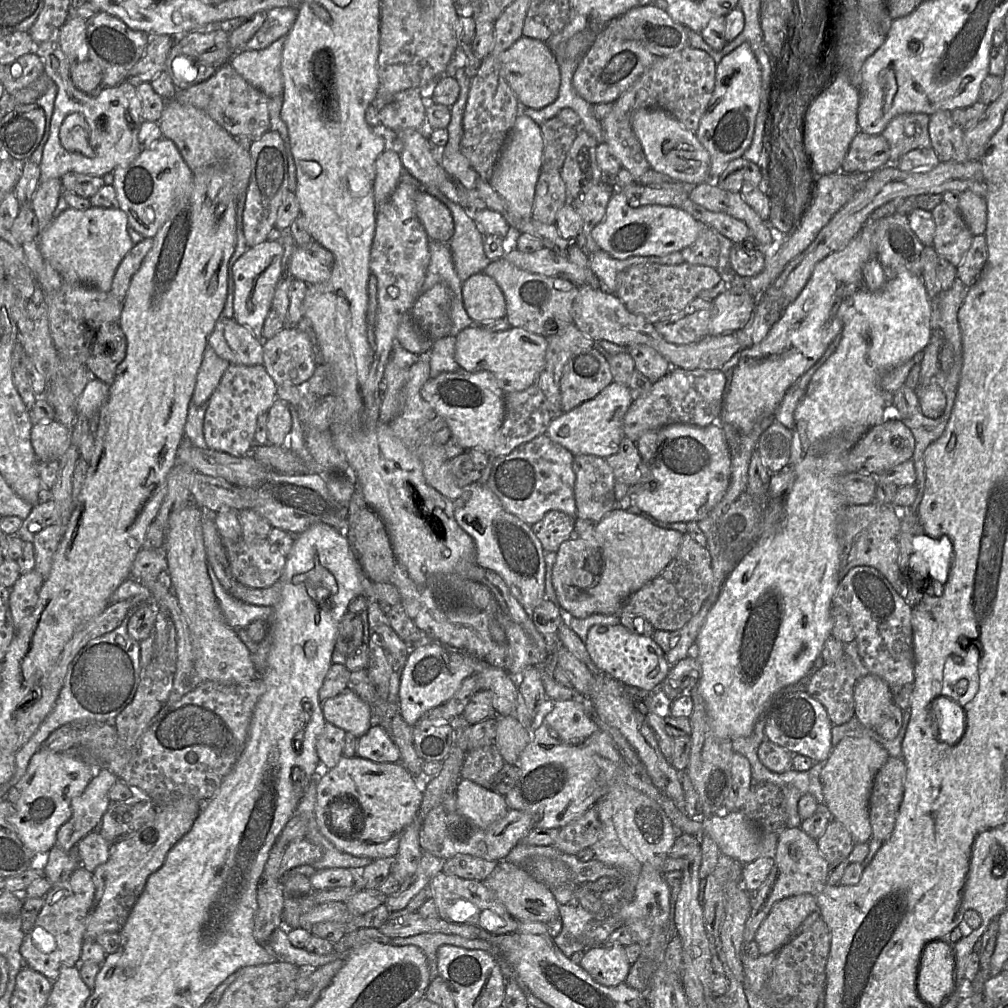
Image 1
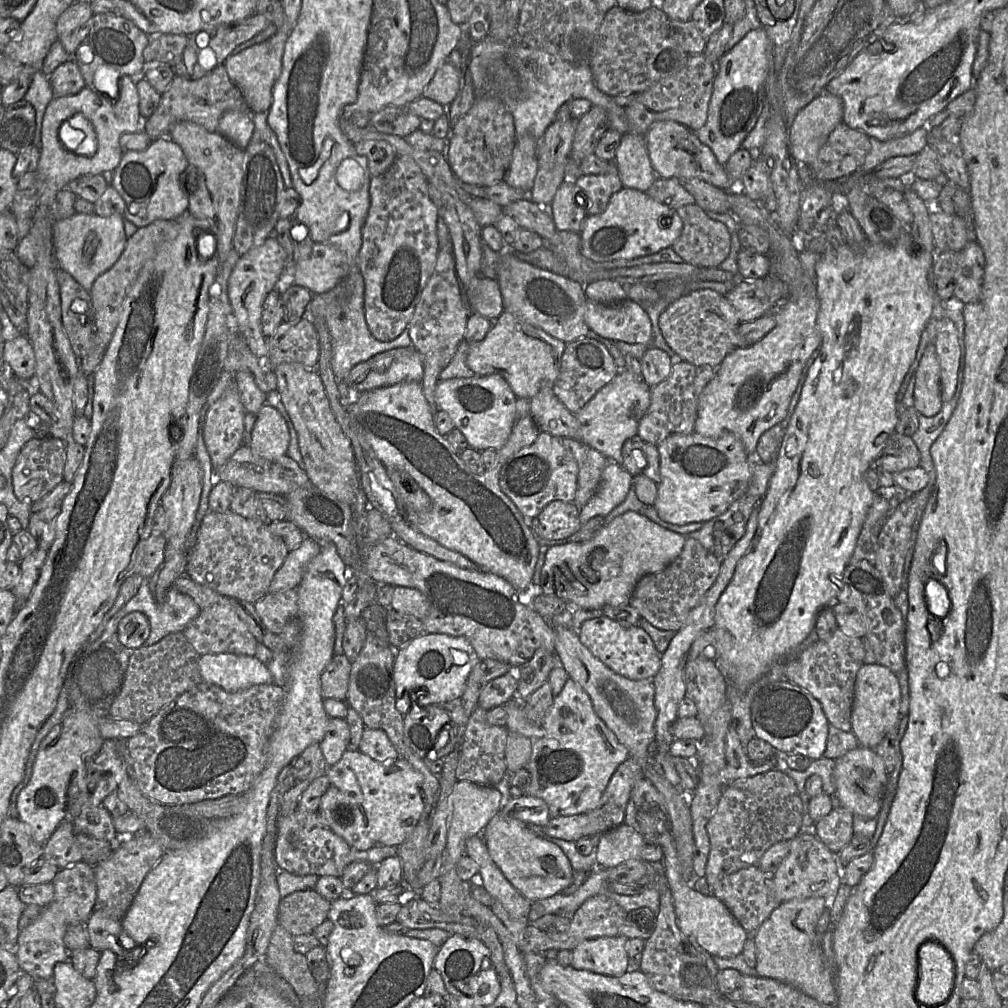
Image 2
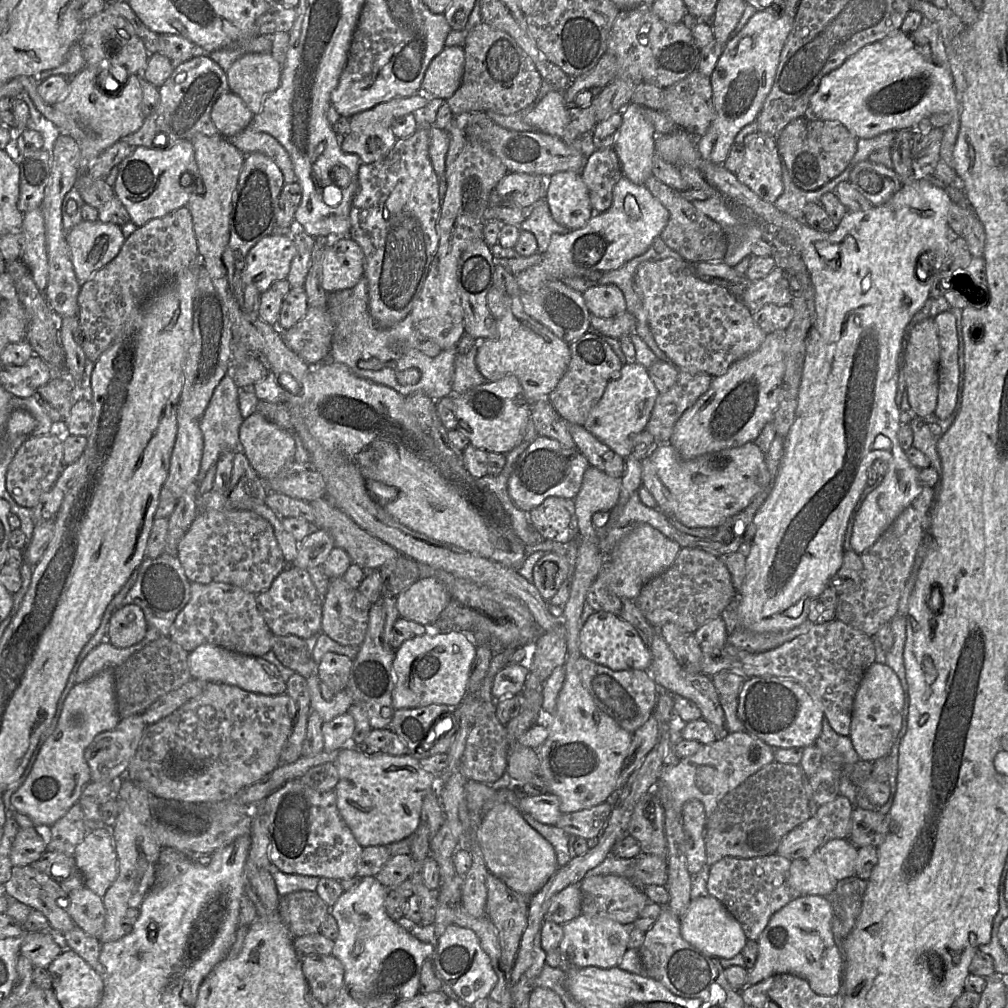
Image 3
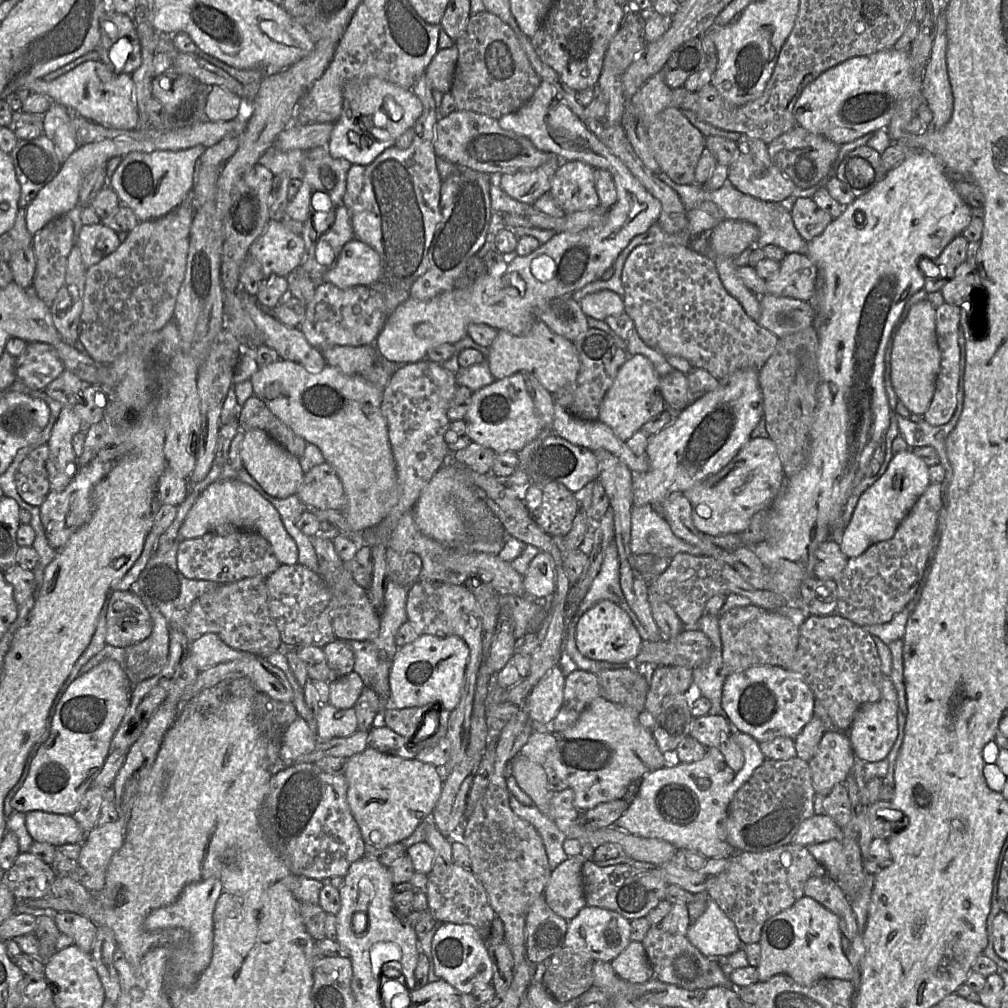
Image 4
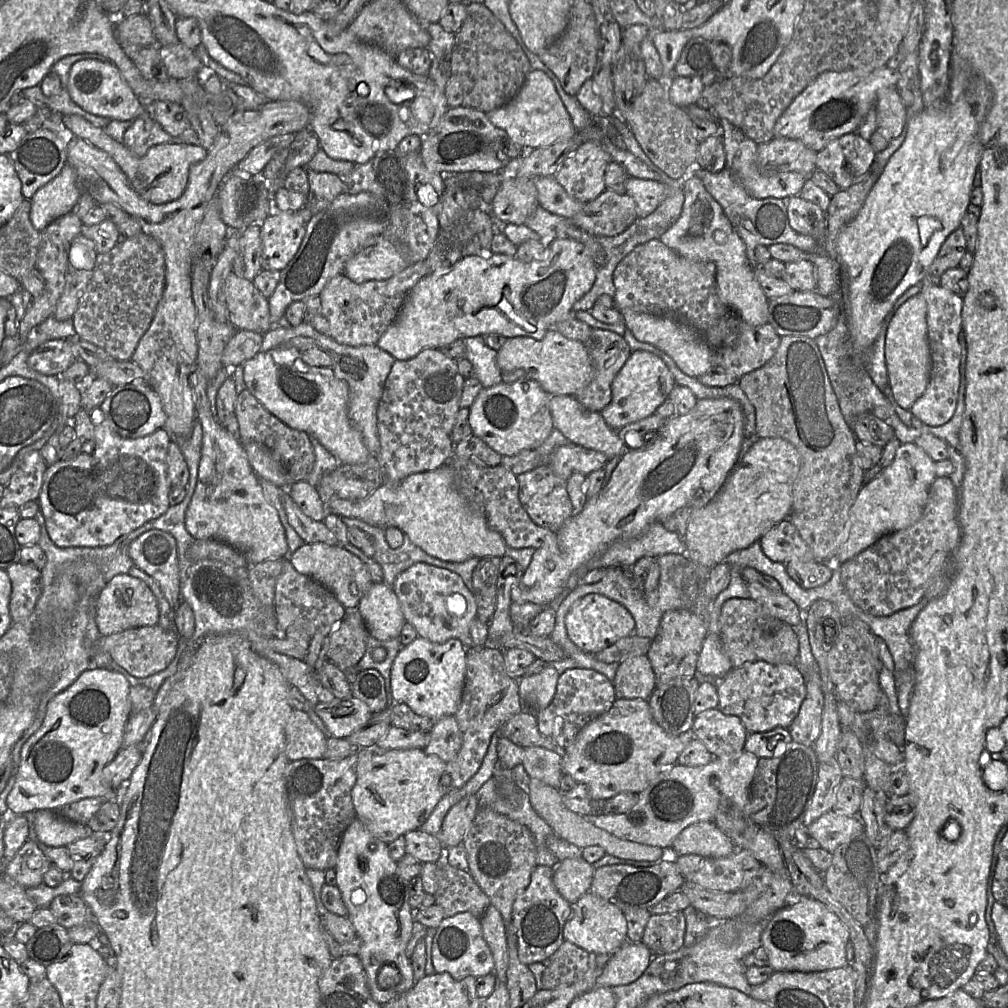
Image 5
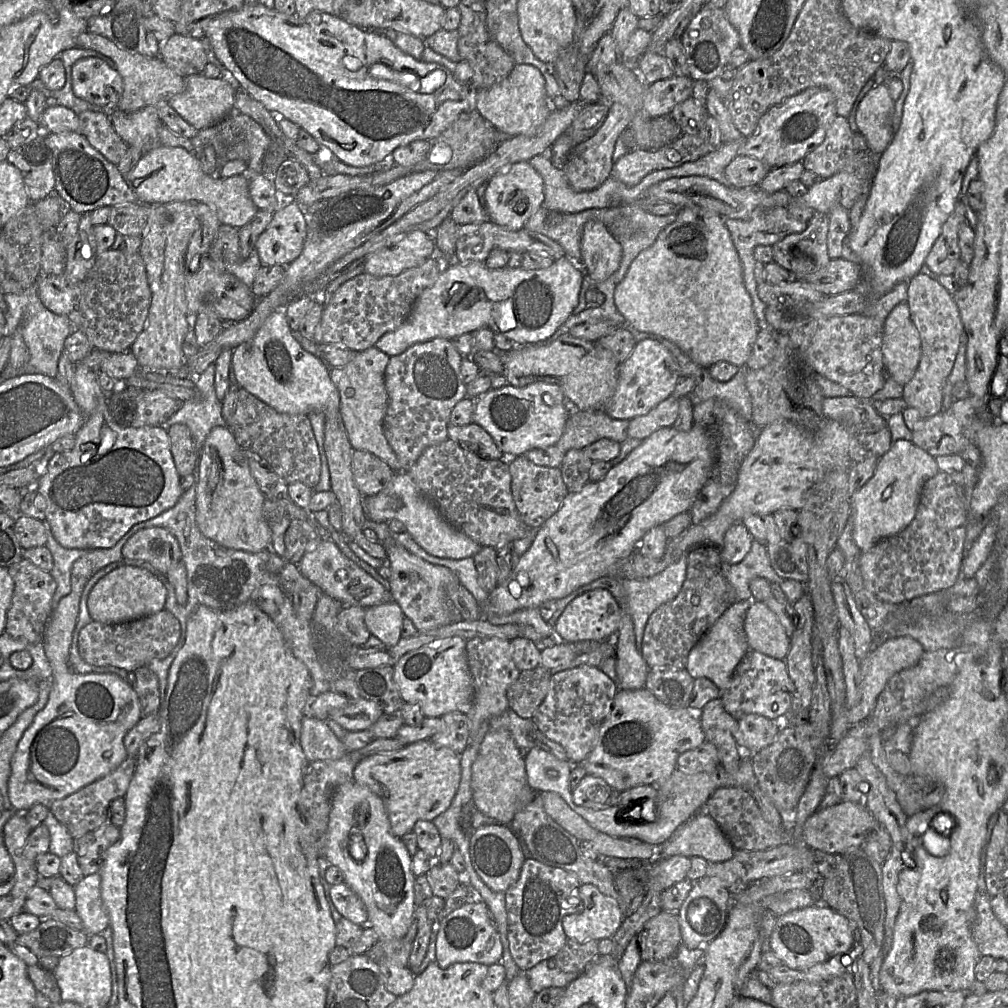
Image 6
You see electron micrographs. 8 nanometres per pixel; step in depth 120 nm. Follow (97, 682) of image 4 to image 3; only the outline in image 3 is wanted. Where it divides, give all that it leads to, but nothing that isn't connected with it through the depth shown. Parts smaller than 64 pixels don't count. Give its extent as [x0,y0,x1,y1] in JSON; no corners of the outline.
[11,667,120,828]

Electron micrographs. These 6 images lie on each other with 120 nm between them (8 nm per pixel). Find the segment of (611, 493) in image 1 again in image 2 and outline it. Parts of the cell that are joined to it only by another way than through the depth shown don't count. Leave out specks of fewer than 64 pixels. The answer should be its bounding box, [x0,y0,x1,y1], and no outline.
[561,437,609,510]

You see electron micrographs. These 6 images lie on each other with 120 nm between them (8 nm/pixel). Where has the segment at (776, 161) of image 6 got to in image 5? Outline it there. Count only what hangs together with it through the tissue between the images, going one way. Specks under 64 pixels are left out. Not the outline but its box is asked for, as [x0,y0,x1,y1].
[774,66,900,152]

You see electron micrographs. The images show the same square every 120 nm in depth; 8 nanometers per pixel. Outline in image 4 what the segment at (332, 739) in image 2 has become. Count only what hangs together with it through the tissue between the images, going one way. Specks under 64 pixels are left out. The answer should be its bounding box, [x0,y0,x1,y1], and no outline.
[317,703,358,742]

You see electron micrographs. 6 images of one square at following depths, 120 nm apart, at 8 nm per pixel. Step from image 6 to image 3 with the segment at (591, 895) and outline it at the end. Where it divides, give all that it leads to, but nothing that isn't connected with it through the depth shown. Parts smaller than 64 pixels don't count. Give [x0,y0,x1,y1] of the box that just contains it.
[558,915,630,969]

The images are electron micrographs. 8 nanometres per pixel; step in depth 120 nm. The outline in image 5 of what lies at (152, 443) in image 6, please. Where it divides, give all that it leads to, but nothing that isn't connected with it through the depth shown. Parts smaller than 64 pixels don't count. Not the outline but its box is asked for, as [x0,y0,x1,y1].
[37,406,171,547]

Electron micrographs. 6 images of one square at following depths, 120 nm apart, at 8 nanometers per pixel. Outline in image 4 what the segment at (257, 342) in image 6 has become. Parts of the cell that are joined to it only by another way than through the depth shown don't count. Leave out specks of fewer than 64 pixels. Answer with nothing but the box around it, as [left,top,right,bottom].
[250,360,397,541]

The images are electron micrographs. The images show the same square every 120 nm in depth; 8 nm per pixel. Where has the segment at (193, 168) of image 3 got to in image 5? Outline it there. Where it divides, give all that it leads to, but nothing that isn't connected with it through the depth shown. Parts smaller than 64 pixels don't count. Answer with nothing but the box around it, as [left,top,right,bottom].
[63,115,206,204]

